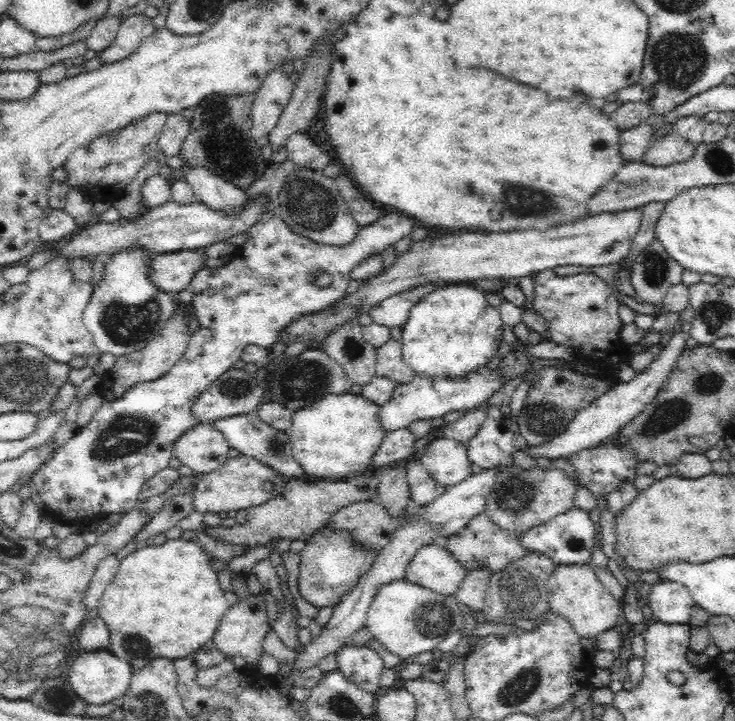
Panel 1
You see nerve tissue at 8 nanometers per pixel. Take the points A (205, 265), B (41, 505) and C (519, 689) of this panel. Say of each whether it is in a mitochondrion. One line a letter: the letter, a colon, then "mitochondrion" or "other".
A: other
B: other
C: mitochondrion

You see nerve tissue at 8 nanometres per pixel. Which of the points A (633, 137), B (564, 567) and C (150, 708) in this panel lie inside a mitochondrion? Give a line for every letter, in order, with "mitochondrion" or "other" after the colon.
A: other
B: other
C: mitochondrion

